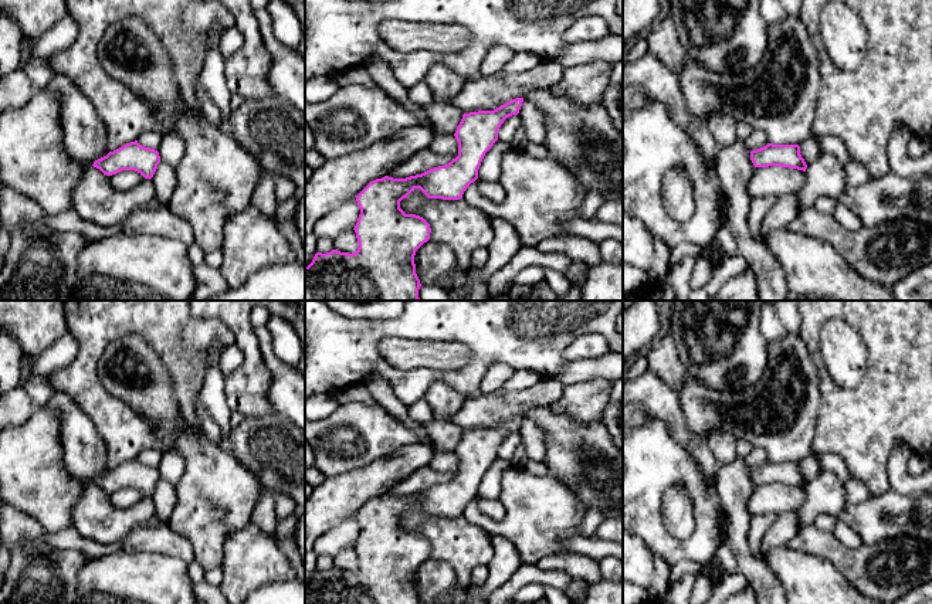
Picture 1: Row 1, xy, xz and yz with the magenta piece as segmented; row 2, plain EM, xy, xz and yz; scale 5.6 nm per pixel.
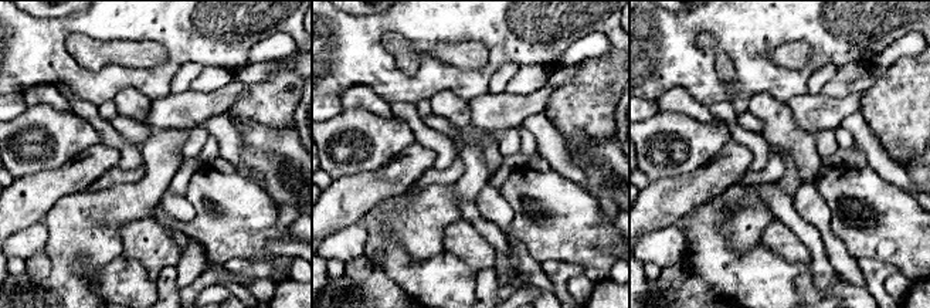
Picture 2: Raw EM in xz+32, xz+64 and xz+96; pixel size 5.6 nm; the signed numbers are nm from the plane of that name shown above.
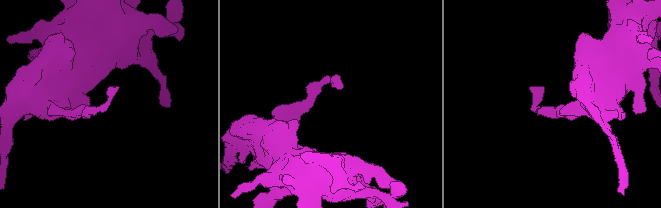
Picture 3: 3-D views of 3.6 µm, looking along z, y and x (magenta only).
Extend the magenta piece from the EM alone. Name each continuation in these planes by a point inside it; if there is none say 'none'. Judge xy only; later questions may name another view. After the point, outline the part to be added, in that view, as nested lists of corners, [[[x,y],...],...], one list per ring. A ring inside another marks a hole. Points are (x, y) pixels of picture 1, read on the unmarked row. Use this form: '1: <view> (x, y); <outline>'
none

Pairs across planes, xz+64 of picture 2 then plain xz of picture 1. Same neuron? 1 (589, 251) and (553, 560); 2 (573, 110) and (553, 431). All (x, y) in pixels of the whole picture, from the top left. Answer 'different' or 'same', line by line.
1: different
2: different

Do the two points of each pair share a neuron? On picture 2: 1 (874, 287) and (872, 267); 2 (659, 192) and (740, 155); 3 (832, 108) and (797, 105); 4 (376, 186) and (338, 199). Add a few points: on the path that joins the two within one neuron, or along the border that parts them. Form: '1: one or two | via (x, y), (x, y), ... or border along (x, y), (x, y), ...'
1: one | via (874, 283), (872, 271)
2: one | via (679, 192), (692, 190), (720, 173)
3: one | via (824, 108), (805, 108)
4: one | via (366, 189), (348, 199)

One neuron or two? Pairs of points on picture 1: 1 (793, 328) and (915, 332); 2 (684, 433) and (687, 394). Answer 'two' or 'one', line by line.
1: two
2: two

